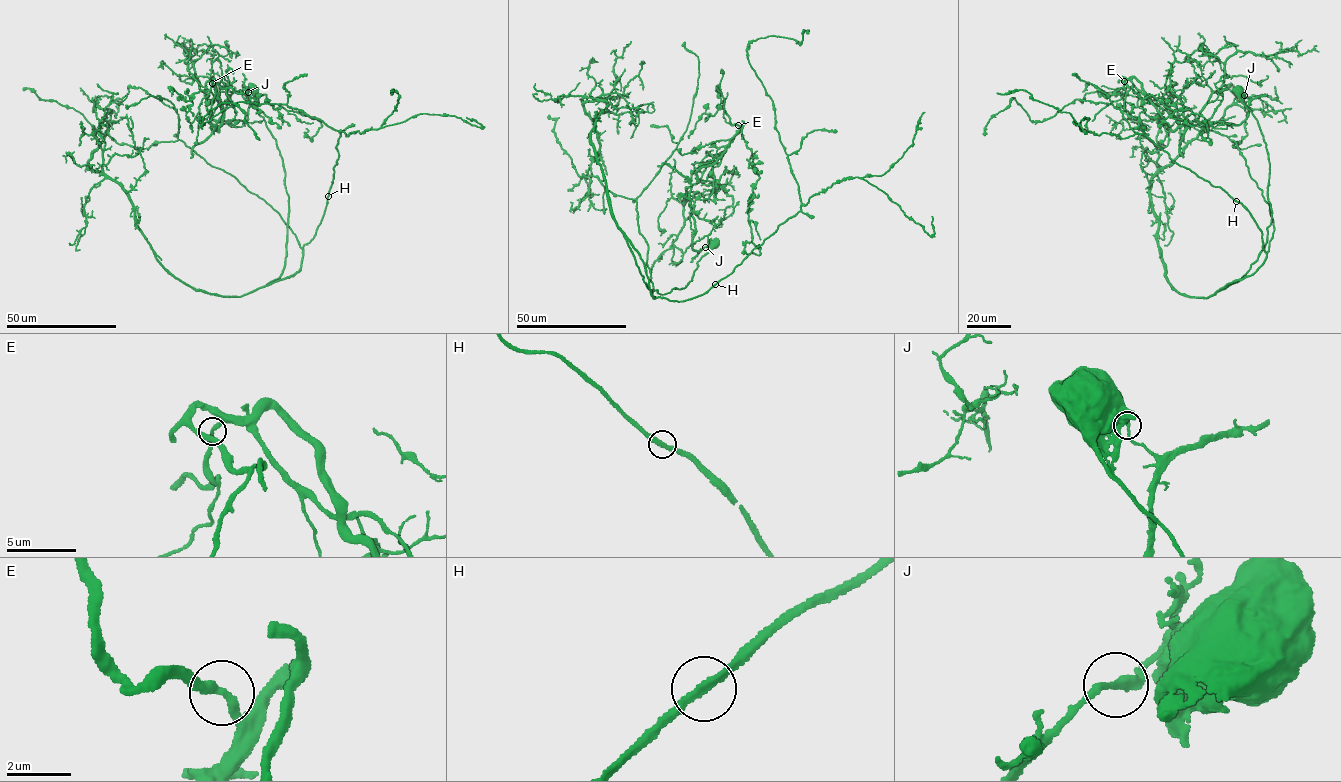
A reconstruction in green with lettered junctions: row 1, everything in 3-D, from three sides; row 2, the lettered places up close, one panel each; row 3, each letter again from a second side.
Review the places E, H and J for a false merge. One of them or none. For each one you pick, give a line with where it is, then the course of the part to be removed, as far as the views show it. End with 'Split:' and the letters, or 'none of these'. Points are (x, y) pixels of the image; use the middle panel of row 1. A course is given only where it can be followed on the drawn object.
J: place (705, 247); course (705, 246), (692, 248), (691, 173), (743, 124), (760, 253), (748, 242)
Split: J

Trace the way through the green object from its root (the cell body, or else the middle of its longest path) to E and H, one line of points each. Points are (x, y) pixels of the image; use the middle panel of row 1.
E: (714, 244), (700, 250), (692, 248), (695, 227), (690, 178), (699, 166), (721, 157), (738, 125)
H: (714, 244), (685, 288), (661, 294), (647, 288), (627, 239), (643, 262), (653, 298), (684, 301), (715, 285)

